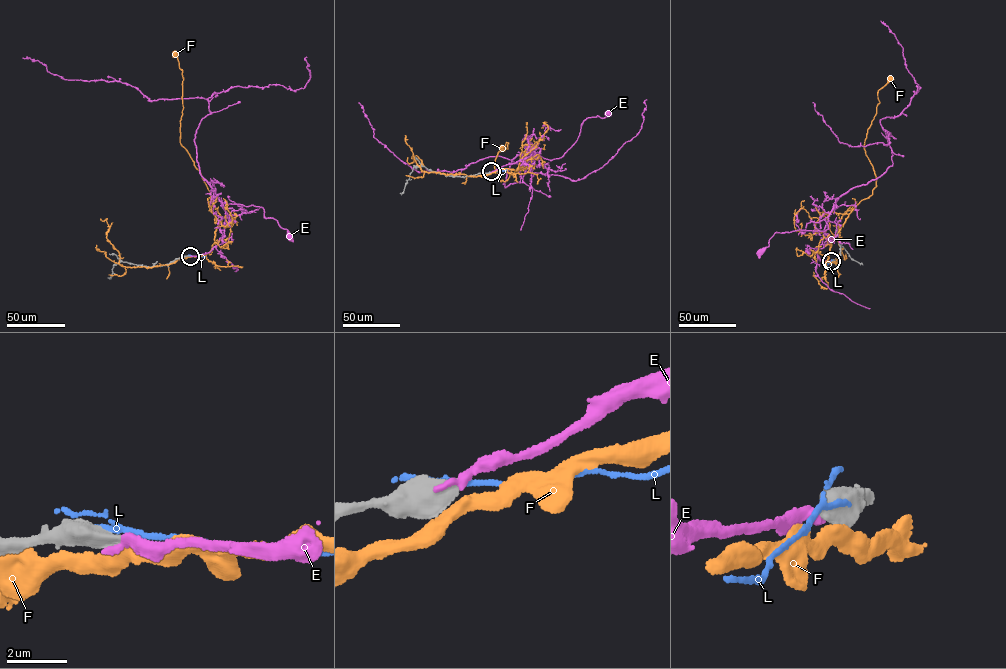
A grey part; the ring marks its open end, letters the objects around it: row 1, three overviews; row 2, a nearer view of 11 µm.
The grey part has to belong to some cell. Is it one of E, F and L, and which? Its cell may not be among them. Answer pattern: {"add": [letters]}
{"add": ["E"]}

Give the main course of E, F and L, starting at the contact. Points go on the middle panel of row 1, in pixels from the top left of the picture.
E: (491, 172), (525, 157), (531, 160), (533, 152), (548, 159), (561, 157), (583, 121), (607, 112)
F: (491, 173), (527, 167), (500, 181), (494, 165), (499, 151), (507, 149), (508, 143), (502, 148)
L: (490, 172), (507, 170)

